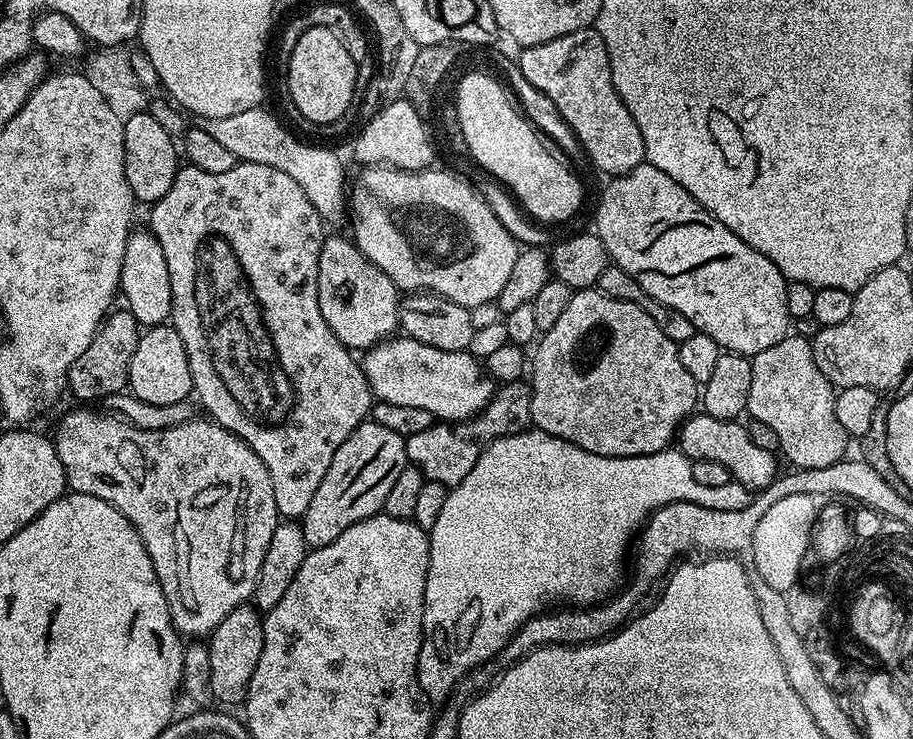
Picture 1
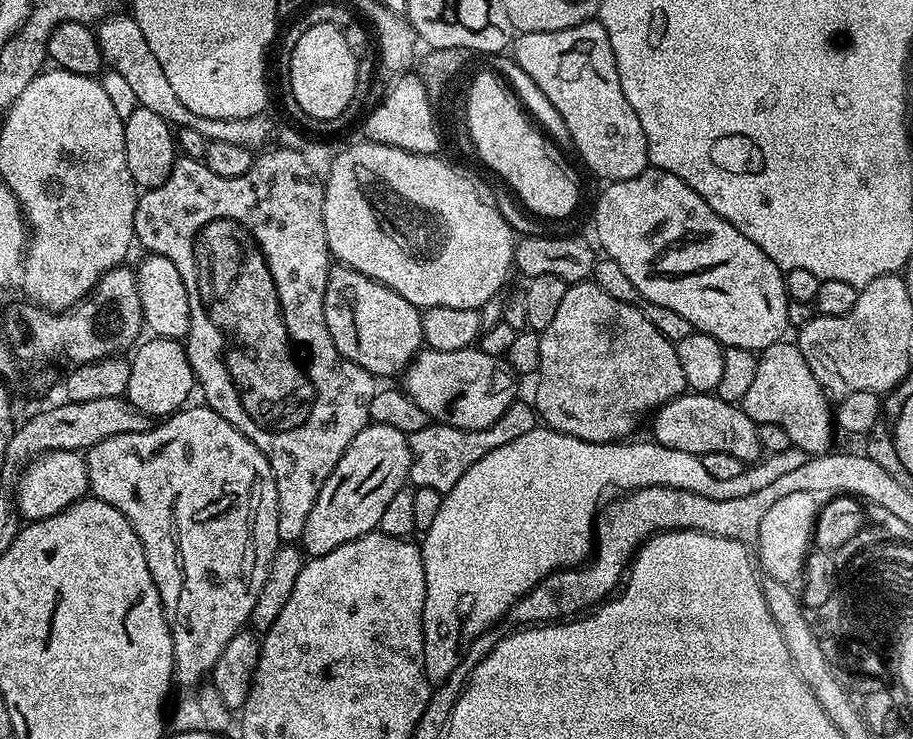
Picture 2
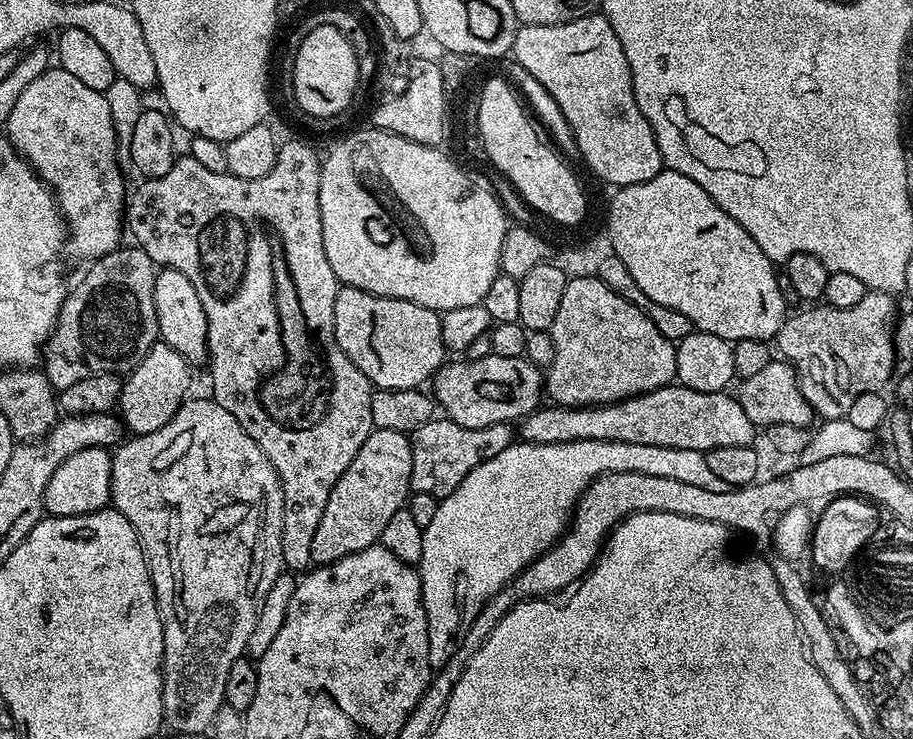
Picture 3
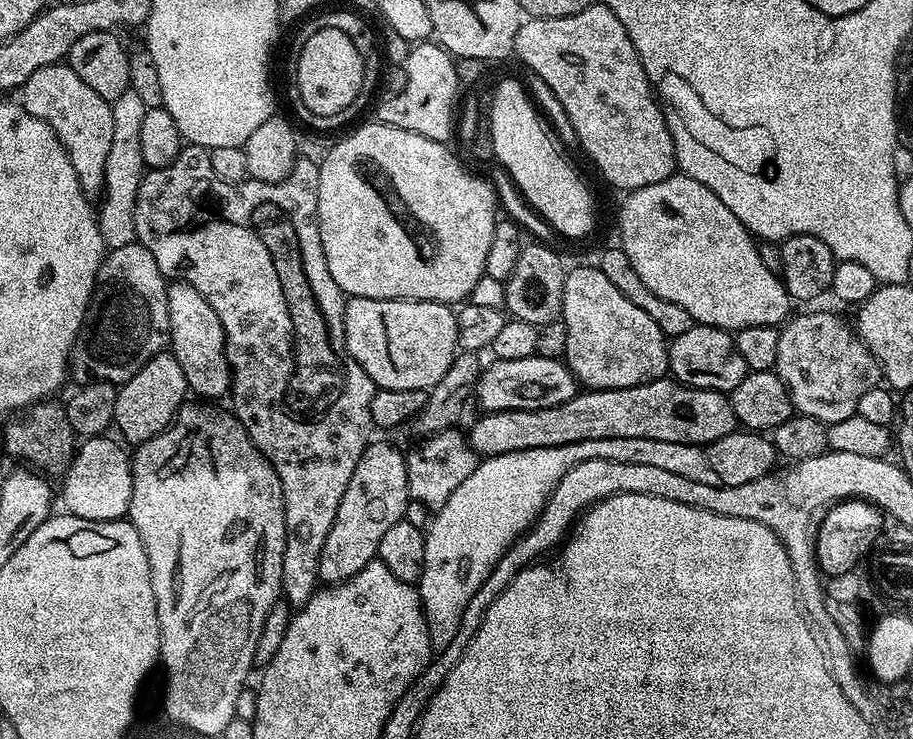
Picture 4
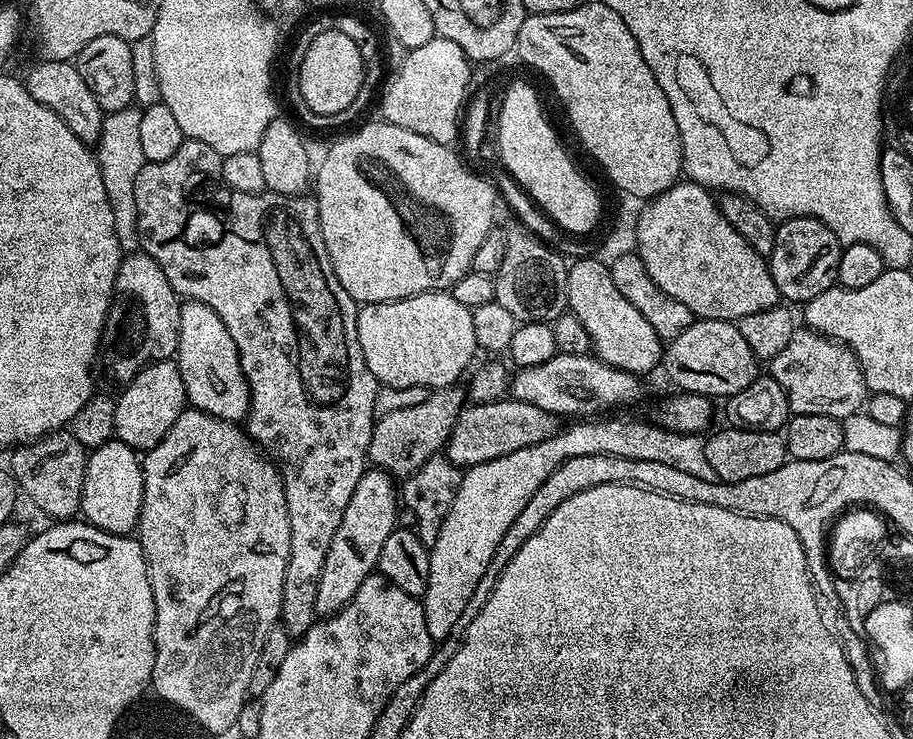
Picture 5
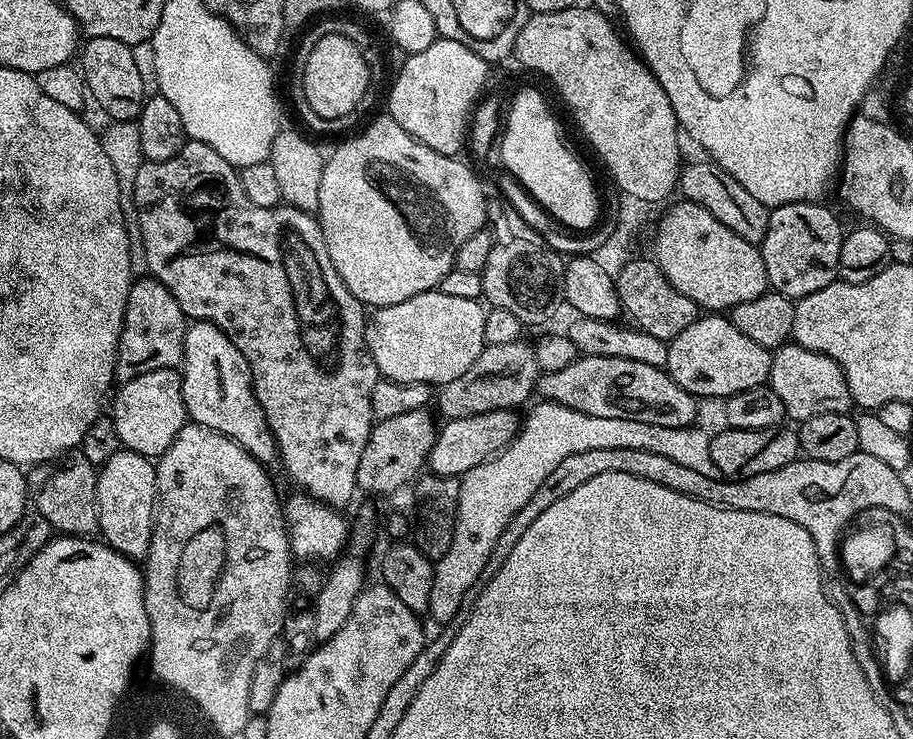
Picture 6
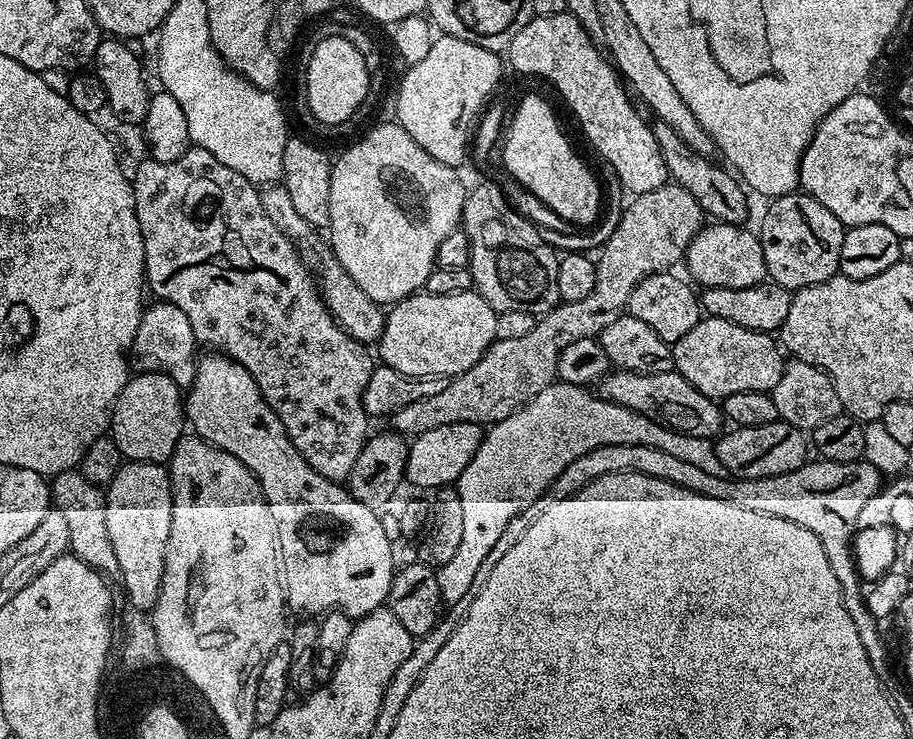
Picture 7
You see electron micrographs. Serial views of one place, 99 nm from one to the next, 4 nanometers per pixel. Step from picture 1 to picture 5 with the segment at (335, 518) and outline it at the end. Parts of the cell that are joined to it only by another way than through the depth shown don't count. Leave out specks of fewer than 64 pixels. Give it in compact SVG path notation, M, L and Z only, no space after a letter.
M372 466L365 471L358 486L354 486L354 494L346 505L346 514L342 514L342 522L338 522L334 538L330 538L330 550L326 550L322 578L318 578L317 617L333 616L346 607L350 598L358 594L358 586L362 586L362 582L366 582L366 578L377 571L382 545L398 527L398 488L392 484L395 484L393 477Z

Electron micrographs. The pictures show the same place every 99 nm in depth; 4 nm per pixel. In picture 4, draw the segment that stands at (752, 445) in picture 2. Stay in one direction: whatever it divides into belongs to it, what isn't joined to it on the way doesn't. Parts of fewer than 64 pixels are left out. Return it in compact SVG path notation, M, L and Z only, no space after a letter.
M671 378L646 382L638 386L629 388L615 388L614 390L580 390L577 391L570 402L562 402L558 406L549 408L527 408L526 410L502 410L501 412L484 412L472 424L472 429L467 429L468 441L472 444L472 449L481 457L487 458L498 454L510 454L518 450L538 450L539 448L549 448L550 446L570 446L578 442L590 442L591 440L601 440L602 438L658 438L658 442L682 442L683 444L698 444L707 446L718 442L718 438L726 438L726 434L737 431L738 421L732 409L731 399L725 393L714 390L702 390L701 388L687 388L685 384L680 384Z

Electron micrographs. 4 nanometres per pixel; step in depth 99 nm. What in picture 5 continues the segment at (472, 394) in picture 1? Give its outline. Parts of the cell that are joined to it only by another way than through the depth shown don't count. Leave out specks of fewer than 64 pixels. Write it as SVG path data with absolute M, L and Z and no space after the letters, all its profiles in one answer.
M557 352L542 366L530 366L519 369L510 380L510 396L513 400L525 400L530 406L539 406L541 410L550 410L554 415L567 418L592 418L597 414L608 414L611 408L620 408L623 404L632 404L640 396L641 377L634 372L621 368L611 368L594 354L579 356L578 354L562 354Z

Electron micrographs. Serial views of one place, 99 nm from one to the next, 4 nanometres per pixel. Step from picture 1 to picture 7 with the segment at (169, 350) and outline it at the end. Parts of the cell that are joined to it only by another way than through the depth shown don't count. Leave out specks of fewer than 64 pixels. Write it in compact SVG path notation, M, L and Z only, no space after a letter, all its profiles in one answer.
M137 372L129 375L110 417L110 435L121 457L128 462L164 464L171 461L185 432L186 413L182 390L168 377L168 373Z

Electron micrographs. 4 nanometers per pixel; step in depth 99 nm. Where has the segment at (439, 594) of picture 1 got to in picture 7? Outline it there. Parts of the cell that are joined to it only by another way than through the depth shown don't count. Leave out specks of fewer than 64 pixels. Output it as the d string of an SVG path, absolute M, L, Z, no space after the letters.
M554 382L530 403L485 431L484 441L478 446L474 458L470 458L470 466L462 470L454 485L462 502L462 543L458 545L458 554L454 554L446 566L436 569L438 590L445 605L469 599L481 579L480 567L486 562L486 554L490 554L494 542L498 542L502 530L506 530L510 518L517 516L526 506L536 504L539 496L547 493L554 478L558 478L574 458L582 458L582 454L603 444L654 446L666 450L666 454L674 454L674 458L682 458L682 462L699 466L706 474L714 474L714 478L728 475L726 466L718 462L712 440L670 430L666 425L615 404L613 400L606 400L579 384Z

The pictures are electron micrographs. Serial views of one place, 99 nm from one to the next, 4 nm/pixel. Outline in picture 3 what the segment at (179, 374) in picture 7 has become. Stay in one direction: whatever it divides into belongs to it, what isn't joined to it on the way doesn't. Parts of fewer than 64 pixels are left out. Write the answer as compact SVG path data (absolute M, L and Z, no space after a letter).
M121 246L110 254L99 257L88 268L88 273L76 284L76 289L69 291L64 297L62 310L52 328L52 334L42 349L42 371L51 382L53 388L63 390L70 383L68 376L68 340L74 347L80 348L84 355L85 369L92 372L115 372L127 374L133 372L146 358L146 354L158 343L158 314L154 310L154 282L156 281L157 265L140 248Z

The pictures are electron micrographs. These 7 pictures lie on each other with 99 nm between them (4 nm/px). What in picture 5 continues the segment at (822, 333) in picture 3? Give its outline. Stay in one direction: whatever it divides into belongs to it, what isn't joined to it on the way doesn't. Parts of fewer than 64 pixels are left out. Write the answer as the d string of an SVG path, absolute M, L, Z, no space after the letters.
M798 330L786 342L782 354L770 362L770 374L788 395L789 413L826 414L843 421L844 417L861 411L869 395L860 363L849 348L830 336L821 336L811 330Z

